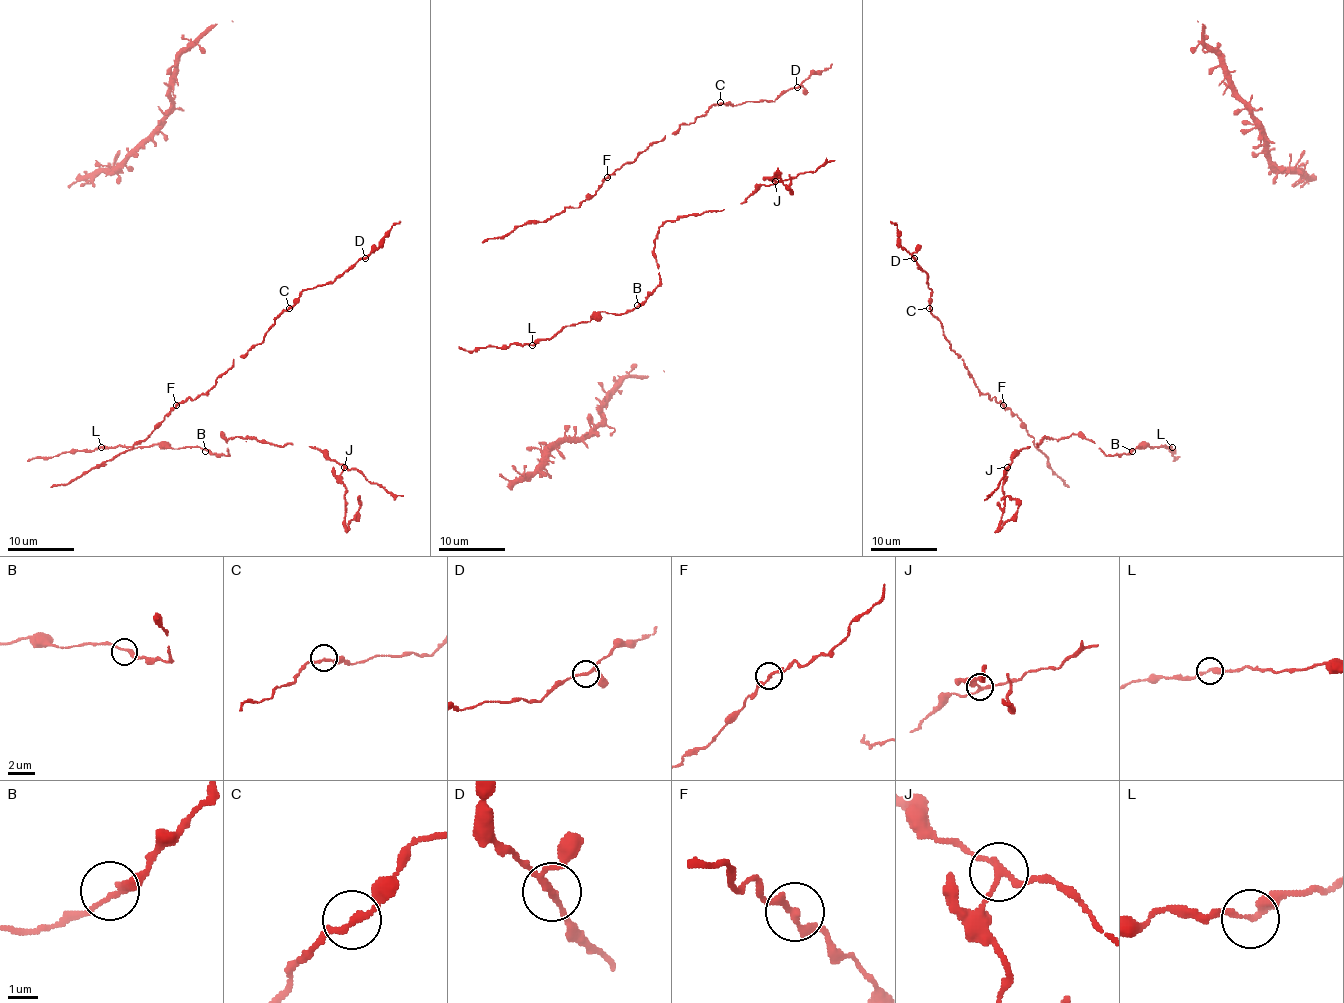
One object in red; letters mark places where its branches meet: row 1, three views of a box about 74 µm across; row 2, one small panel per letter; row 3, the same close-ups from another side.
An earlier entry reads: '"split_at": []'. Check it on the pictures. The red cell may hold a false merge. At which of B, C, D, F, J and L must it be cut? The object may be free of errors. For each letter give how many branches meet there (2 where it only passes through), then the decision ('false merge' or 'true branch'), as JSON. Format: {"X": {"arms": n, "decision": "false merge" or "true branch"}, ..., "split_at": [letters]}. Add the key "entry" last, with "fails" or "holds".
{"B": {"arms": 2, "decision": "true branch"}, "C": {"arms": 2, "decision": "true branch"}, "D": {"arms": 3, "decision": "true branch"}, "F": {"arms": 2, "decision": "true branch"}, "J": {"arms": 3, "decision": "false merge"}, "L": {"arms": 2, "decision": "true branch"}, "split_at": ["J"], "entry": "fails"}

